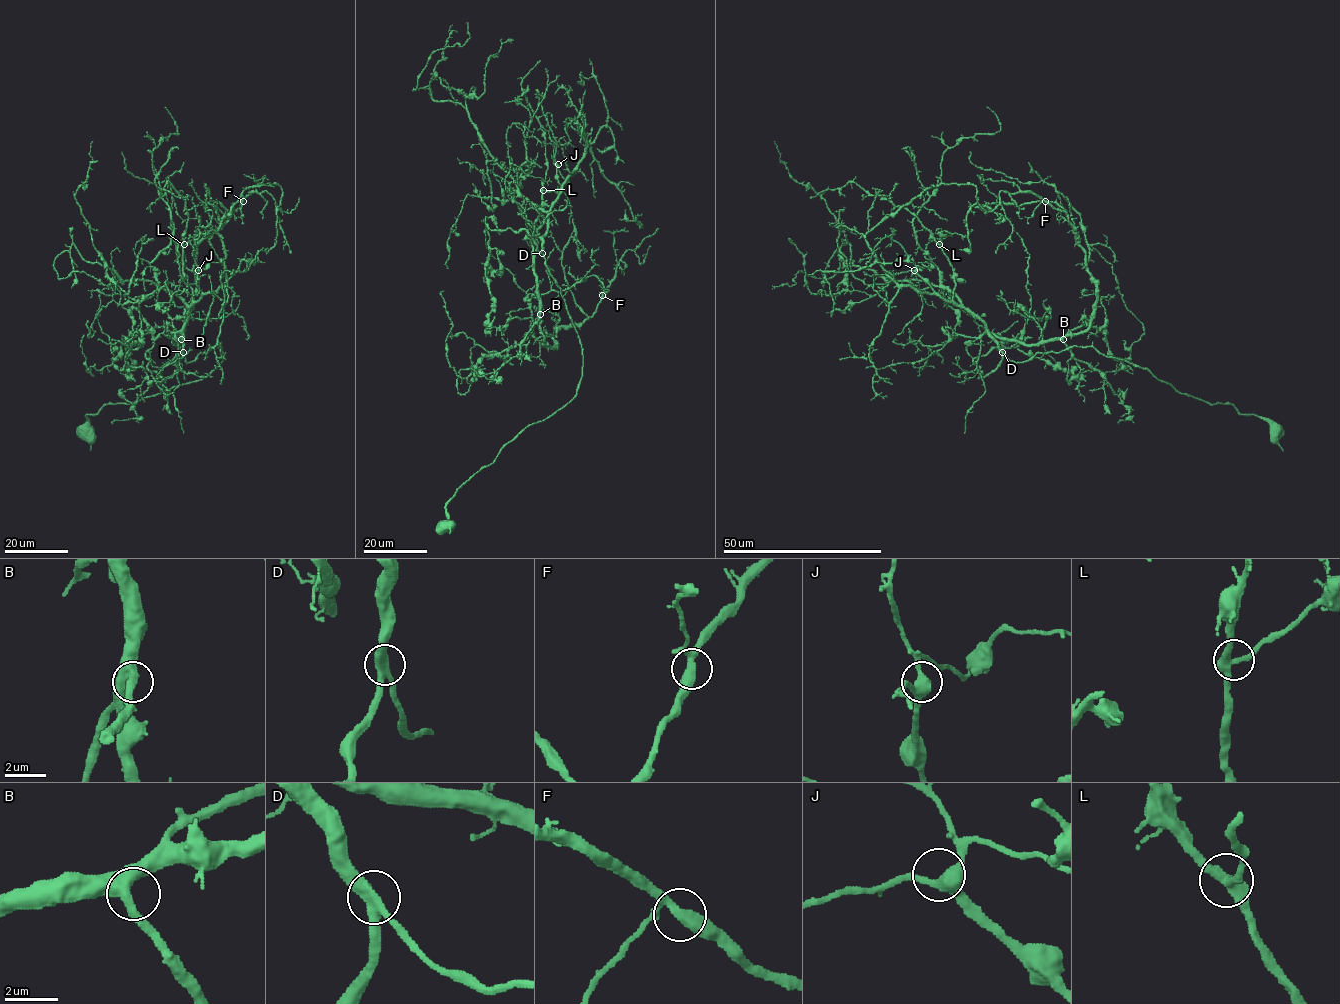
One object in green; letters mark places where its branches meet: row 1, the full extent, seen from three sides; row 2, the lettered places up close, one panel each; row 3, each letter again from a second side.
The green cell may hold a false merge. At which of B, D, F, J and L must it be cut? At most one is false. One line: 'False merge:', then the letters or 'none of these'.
False merge: none of these

